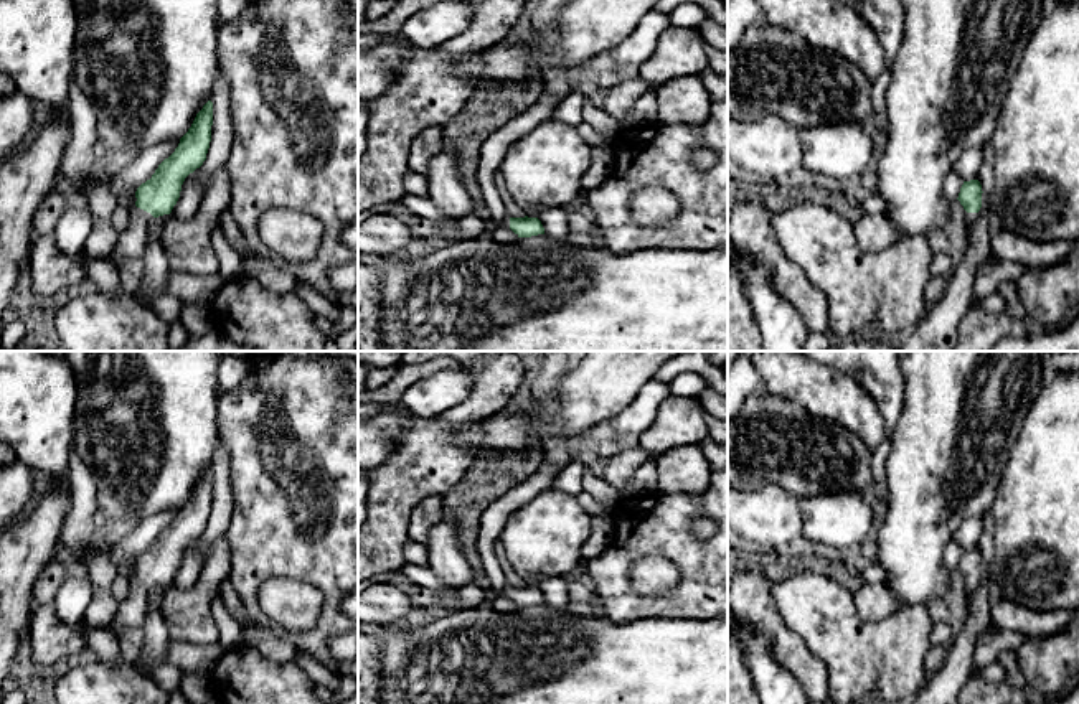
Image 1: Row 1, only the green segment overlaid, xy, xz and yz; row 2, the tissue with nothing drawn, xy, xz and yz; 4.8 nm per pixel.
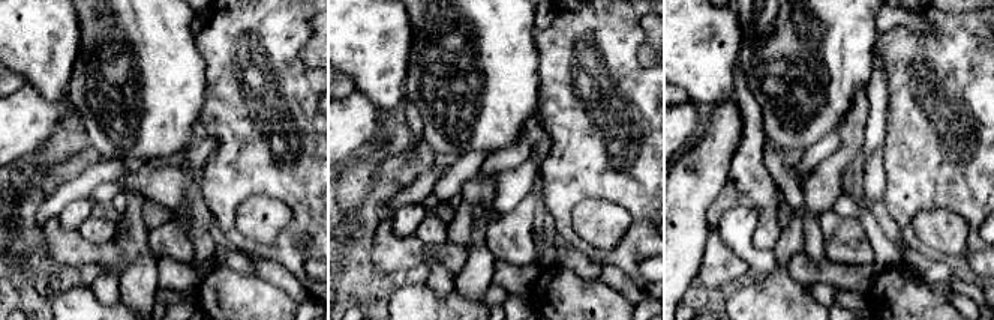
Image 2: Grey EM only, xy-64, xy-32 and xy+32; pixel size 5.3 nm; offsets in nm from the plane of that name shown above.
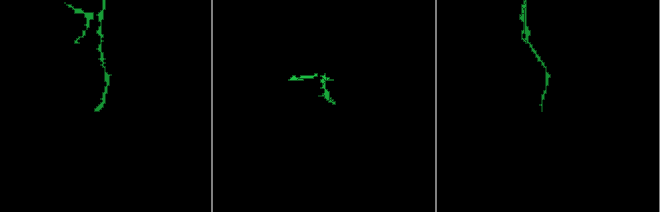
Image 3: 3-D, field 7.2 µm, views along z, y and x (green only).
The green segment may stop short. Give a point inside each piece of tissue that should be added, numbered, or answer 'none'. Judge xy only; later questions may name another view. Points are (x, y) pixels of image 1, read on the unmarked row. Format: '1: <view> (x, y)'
1: xy (131, 612)

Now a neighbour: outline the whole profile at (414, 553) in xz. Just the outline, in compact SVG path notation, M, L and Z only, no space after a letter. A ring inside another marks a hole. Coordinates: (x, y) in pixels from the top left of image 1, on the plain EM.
M409 541L404 546L404 559L406 559L408 564L427 566L427 552L426 552L426 547L422 544L417 544L414 541Z

